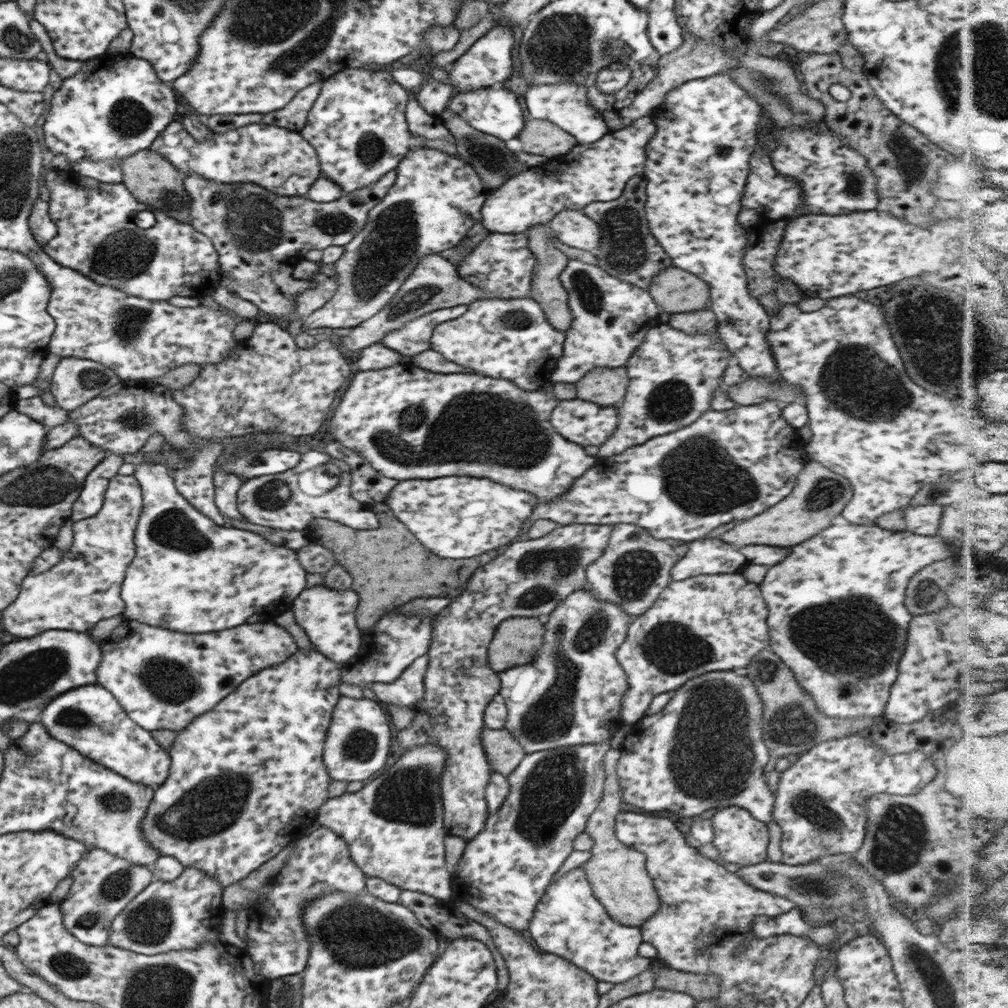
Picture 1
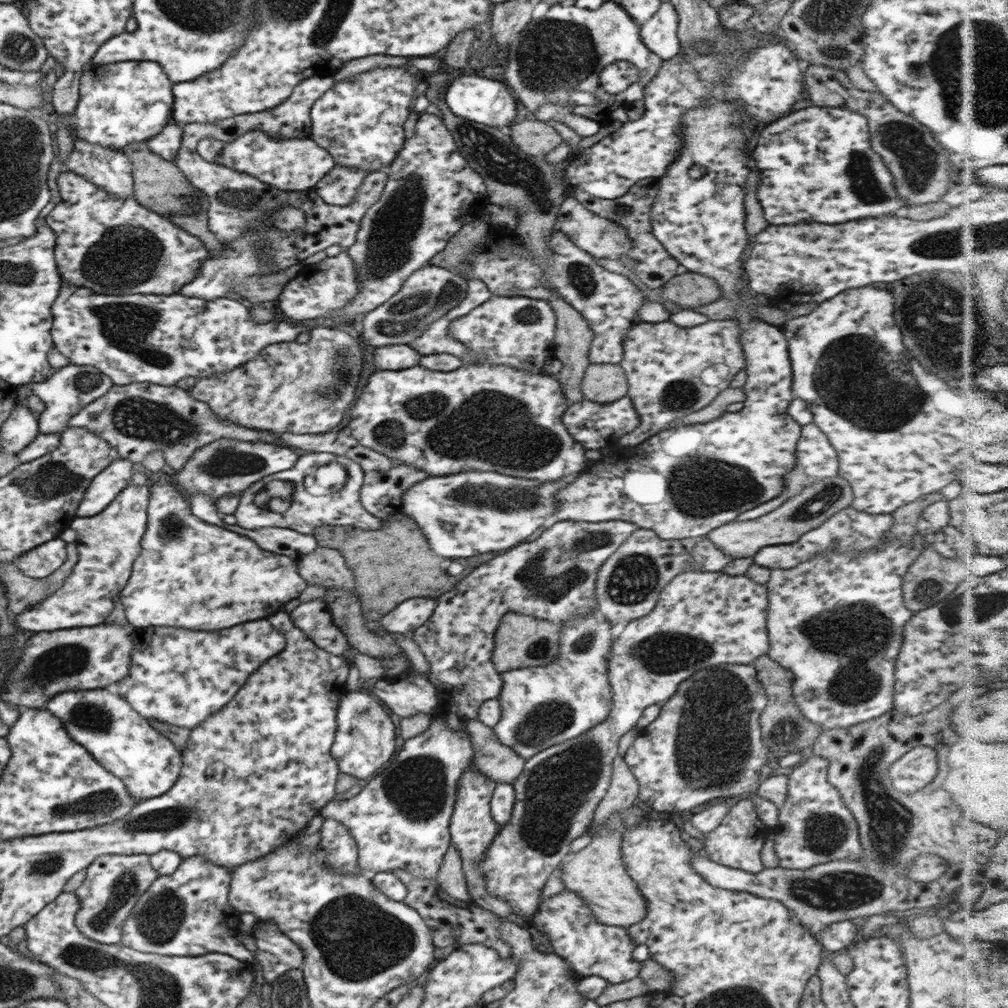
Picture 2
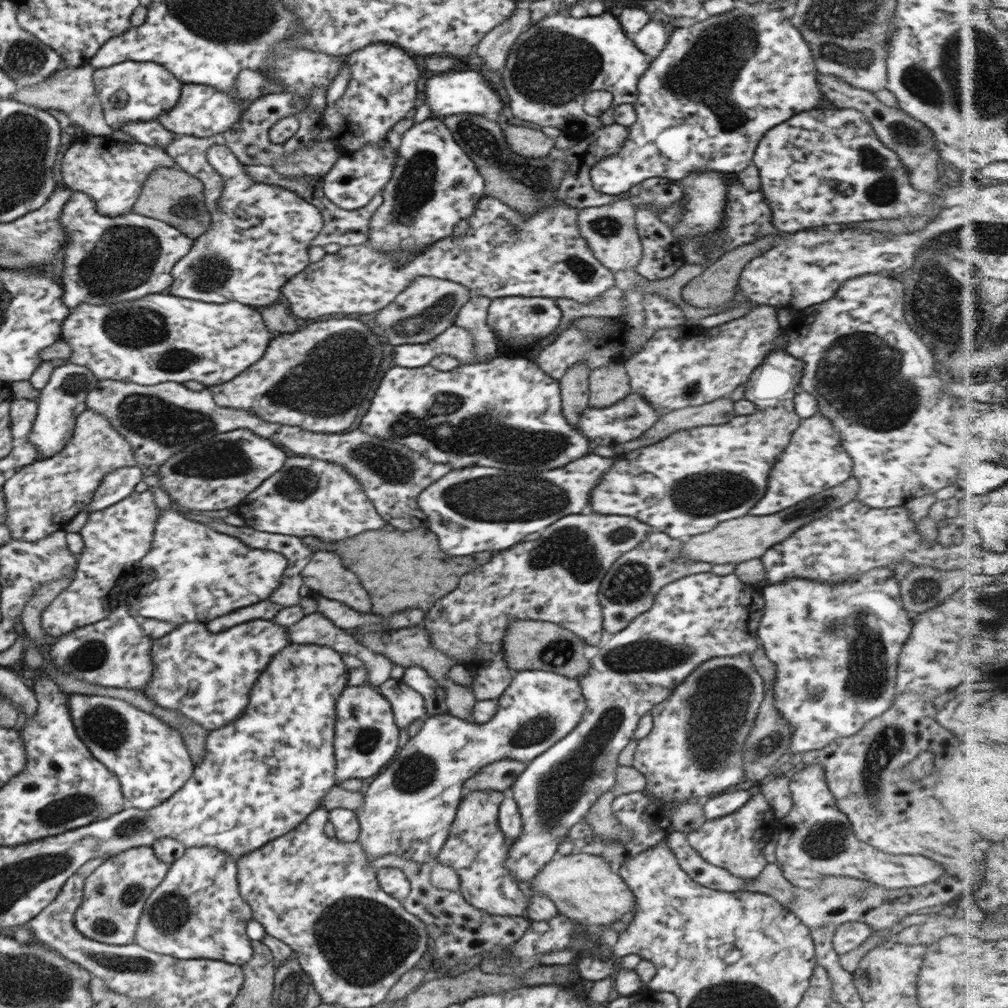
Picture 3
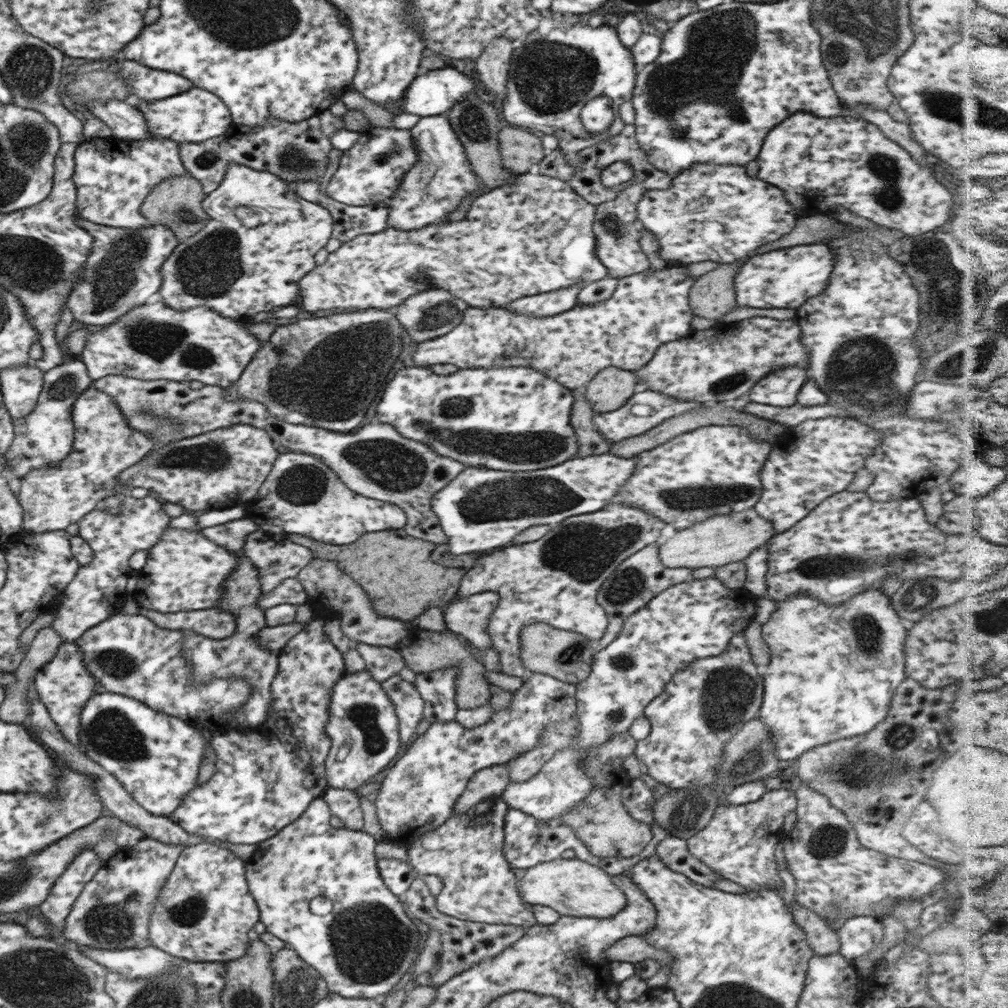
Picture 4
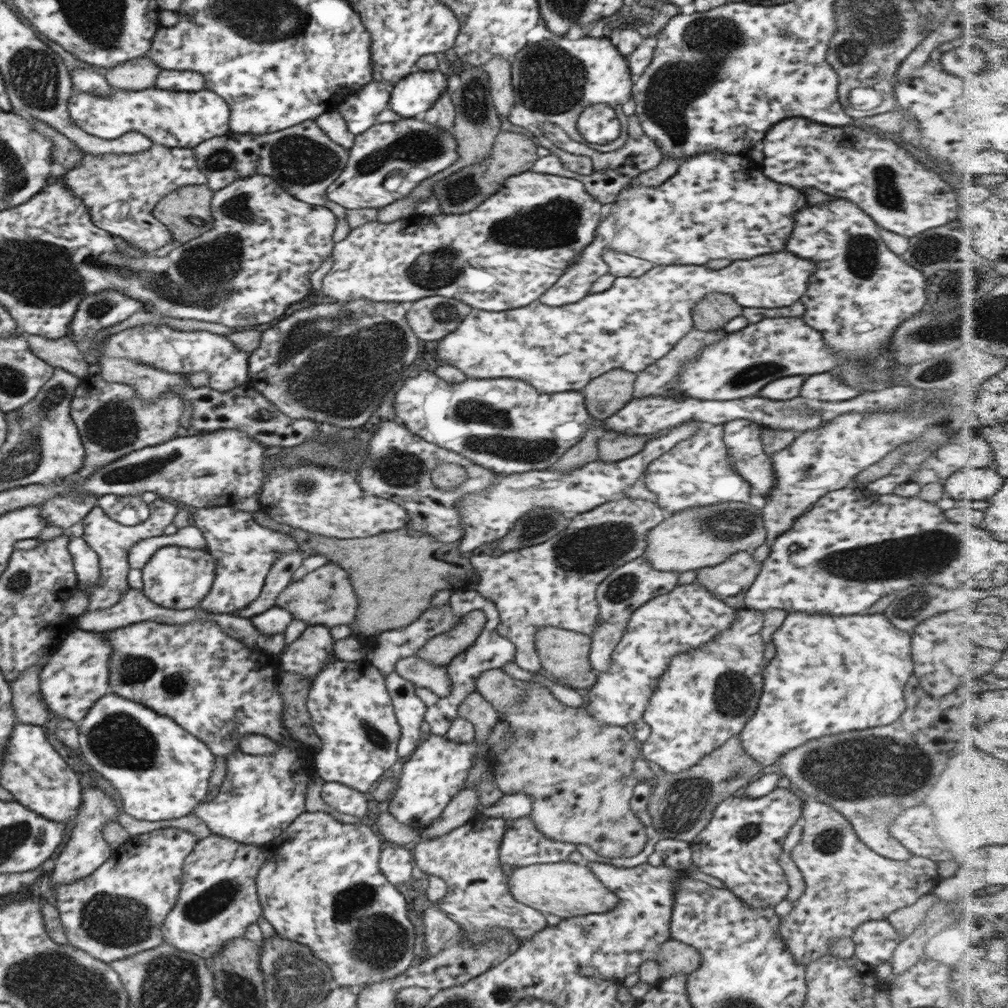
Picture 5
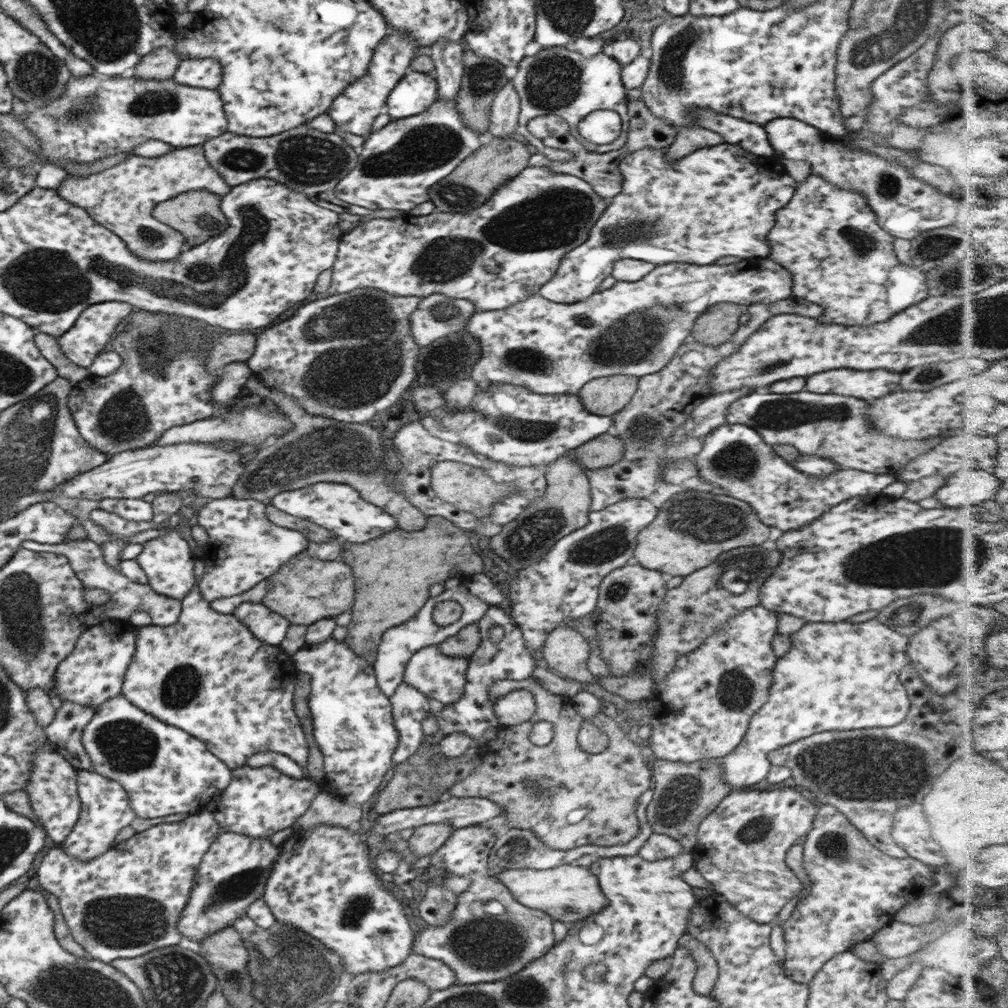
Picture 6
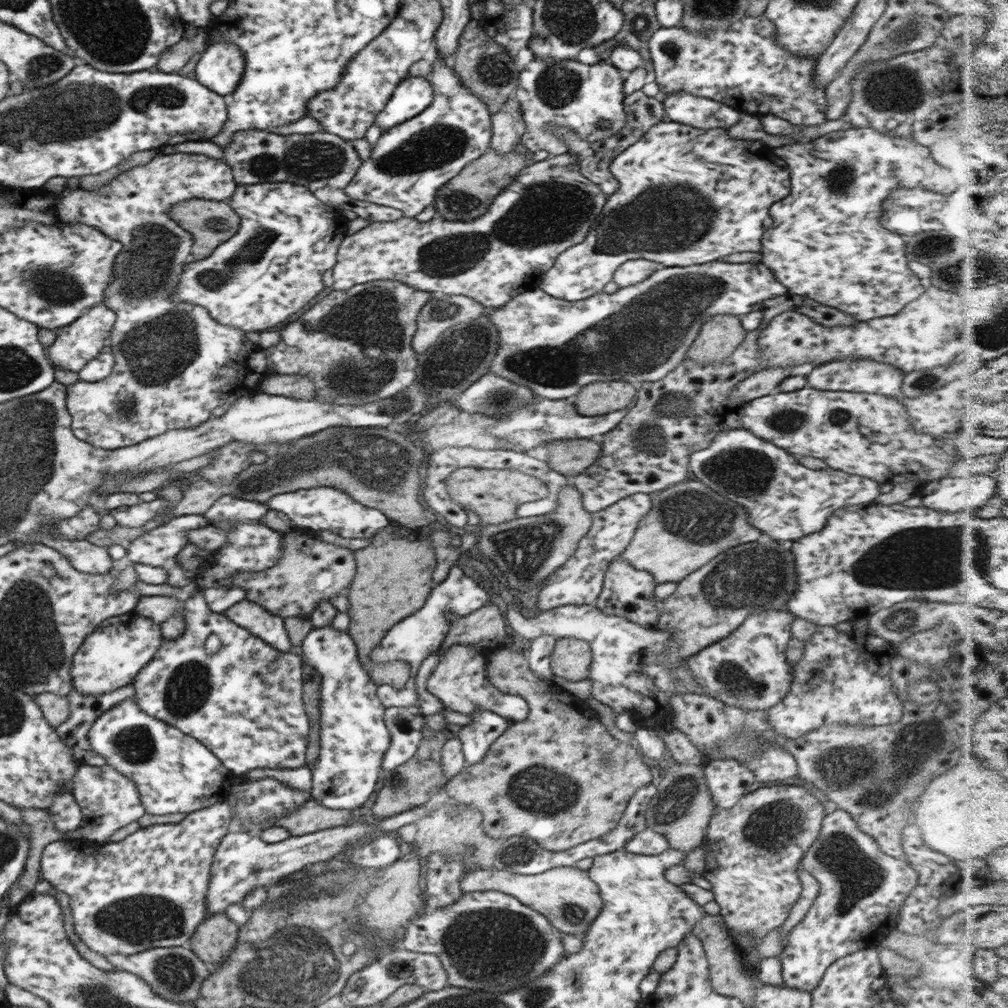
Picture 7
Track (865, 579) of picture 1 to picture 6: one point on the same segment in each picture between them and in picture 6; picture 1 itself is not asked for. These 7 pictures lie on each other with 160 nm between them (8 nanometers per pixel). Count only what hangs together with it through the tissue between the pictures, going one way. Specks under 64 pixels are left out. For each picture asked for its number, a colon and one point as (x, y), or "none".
2: (842, 658)
3: (834, 648)
4: (832, 671)
5: (830, 674)
6: (836, 676)

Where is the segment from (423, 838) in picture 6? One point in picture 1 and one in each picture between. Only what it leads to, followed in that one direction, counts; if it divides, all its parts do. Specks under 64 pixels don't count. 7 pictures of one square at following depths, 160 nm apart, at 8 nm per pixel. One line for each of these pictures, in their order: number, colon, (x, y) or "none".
1: (503, 753)
2: (495, 761)
3: (499, 775)
4: (491, 780)
5: (462, 807)

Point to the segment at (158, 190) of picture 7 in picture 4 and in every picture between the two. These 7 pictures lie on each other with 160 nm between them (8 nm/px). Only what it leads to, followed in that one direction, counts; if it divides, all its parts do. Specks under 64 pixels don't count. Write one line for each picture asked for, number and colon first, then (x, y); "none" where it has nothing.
4: (112, 177)
5: (119, 191)
6: (121, 198)

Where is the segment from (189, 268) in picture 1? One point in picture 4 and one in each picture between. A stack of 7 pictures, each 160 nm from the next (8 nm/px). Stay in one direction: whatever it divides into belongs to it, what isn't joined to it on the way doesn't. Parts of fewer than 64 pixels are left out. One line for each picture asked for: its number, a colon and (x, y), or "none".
2: (114, 247)
3: (106, 260)
4: (121, 271)

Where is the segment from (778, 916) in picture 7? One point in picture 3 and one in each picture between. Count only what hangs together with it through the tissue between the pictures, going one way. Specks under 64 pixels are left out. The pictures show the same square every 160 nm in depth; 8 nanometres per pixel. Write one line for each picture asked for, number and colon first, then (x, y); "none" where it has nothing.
3: (734, 842)
4: (737, 843)
5: (739, 846)
6: (740, 846)

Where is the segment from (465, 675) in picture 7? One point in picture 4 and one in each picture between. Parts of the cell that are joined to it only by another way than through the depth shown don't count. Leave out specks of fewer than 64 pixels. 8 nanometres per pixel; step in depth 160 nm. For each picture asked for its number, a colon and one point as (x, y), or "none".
4: (381, 662)
5: (420, 673)
6: (440, 678)

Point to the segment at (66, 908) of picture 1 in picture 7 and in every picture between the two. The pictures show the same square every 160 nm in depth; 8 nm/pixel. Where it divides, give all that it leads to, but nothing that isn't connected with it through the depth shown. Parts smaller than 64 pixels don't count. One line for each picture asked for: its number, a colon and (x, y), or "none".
2: (113, 882)
3: (113, 894)
4: (112, 911)
5: (115, 912)
6: (126, 902)
7: (146, 891)

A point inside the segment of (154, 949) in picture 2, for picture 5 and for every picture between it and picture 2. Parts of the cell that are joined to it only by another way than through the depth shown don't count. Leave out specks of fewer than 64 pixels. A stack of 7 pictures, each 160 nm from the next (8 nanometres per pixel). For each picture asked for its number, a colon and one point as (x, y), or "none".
3: (195, 911)
4: (203, 912)
5: (217, 899)

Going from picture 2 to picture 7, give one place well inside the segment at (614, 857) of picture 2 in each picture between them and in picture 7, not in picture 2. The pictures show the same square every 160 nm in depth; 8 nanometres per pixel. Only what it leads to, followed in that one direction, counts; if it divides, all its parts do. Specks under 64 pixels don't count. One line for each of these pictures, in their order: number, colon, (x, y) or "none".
3: (586, 889)
4: (572, 887)
5: (564, 889)
6: (568, 893)
7: (566, 896)

